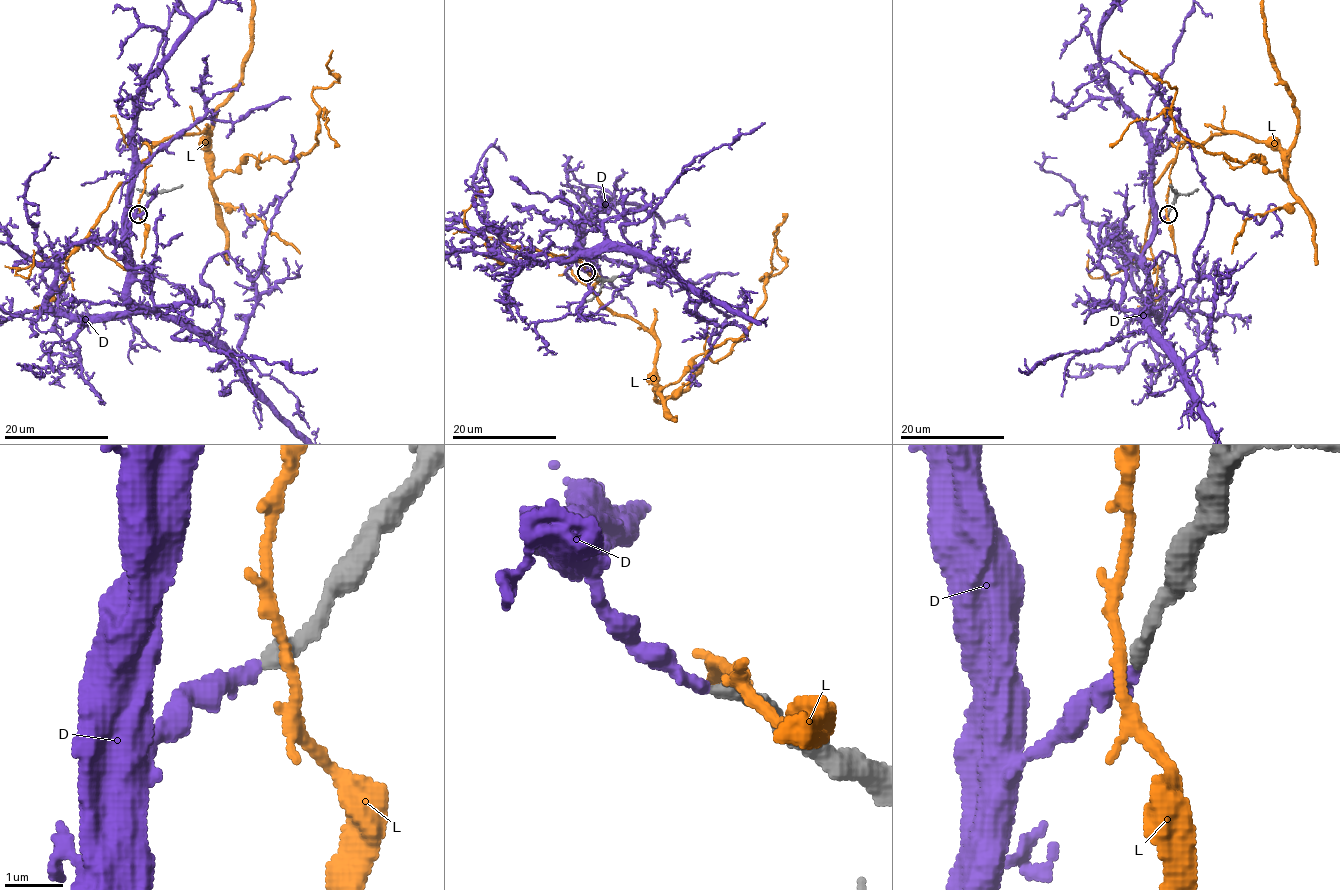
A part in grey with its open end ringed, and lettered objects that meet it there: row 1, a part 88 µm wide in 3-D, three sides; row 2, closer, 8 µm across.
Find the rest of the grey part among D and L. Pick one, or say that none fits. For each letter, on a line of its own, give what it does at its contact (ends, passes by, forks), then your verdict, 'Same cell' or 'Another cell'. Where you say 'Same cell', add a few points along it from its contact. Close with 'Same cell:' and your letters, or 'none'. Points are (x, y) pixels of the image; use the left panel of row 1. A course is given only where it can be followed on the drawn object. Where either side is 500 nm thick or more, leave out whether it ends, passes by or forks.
D: It ends there. Same cell
L: It passes by. Another cell
Same cell: D

